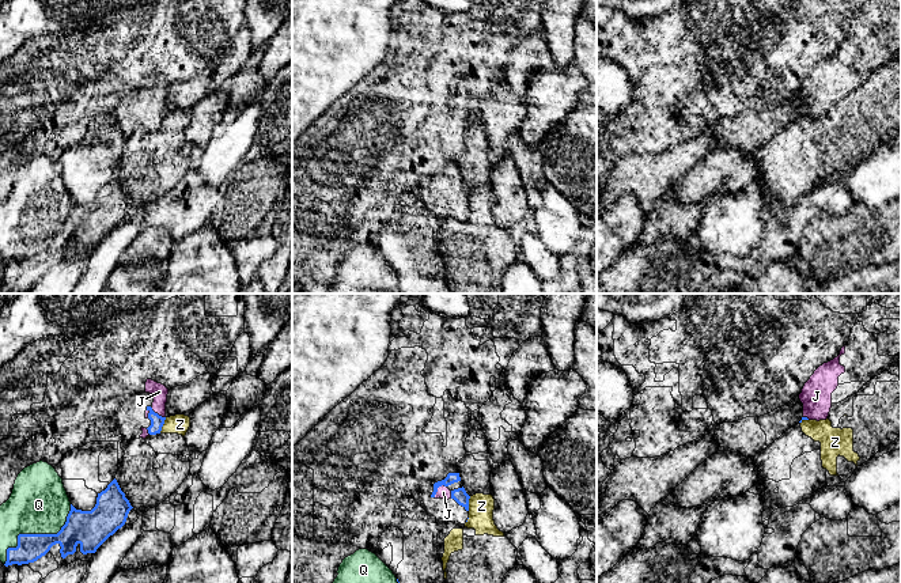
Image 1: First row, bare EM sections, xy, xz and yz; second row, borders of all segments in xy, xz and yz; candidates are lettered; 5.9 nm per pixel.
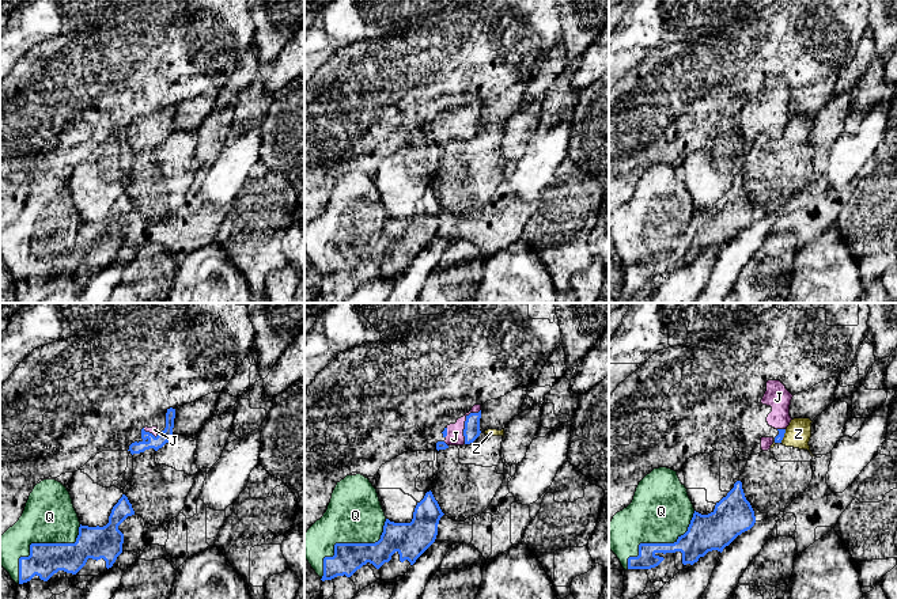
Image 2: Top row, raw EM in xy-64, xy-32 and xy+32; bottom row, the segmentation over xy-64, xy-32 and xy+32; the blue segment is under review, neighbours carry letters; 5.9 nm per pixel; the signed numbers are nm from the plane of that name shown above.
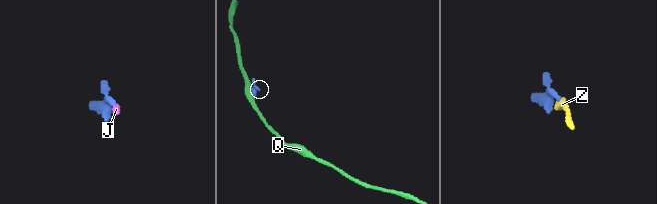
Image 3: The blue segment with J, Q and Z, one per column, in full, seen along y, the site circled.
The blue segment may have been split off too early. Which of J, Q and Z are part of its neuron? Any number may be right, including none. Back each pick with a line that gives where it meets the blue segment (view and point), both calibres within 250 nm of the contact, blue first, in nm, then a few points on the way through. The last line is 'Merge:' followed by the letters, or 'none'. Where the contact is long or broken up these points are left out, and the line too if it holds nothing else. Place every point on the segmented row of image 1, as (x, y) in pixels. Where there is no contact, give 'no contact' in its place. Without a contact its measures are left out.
J: meets blue in xy at (156, 413); 80 nm thick on the blue side, 90 nm on the other; runs through xy (156, 421), (156, 413), (159, 392)
Merge: J

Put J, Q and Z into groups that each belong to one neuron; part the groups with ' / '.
J / Q / Z

